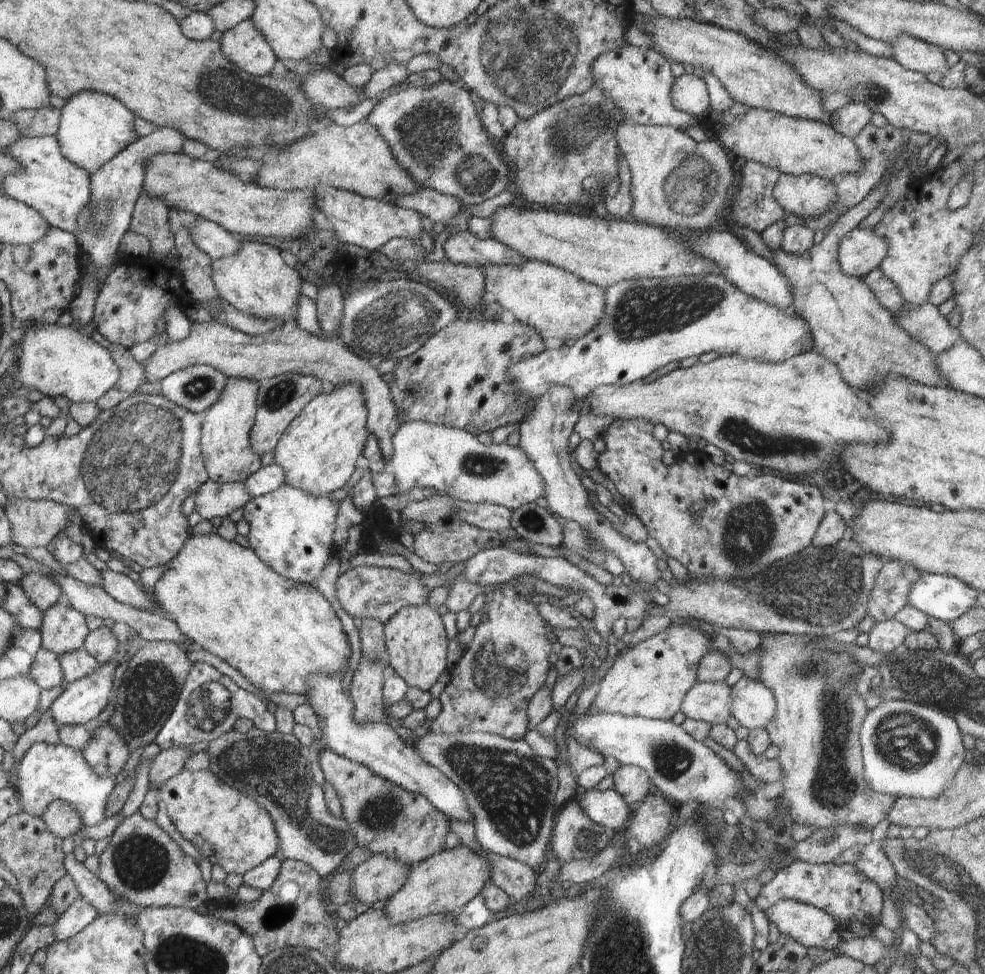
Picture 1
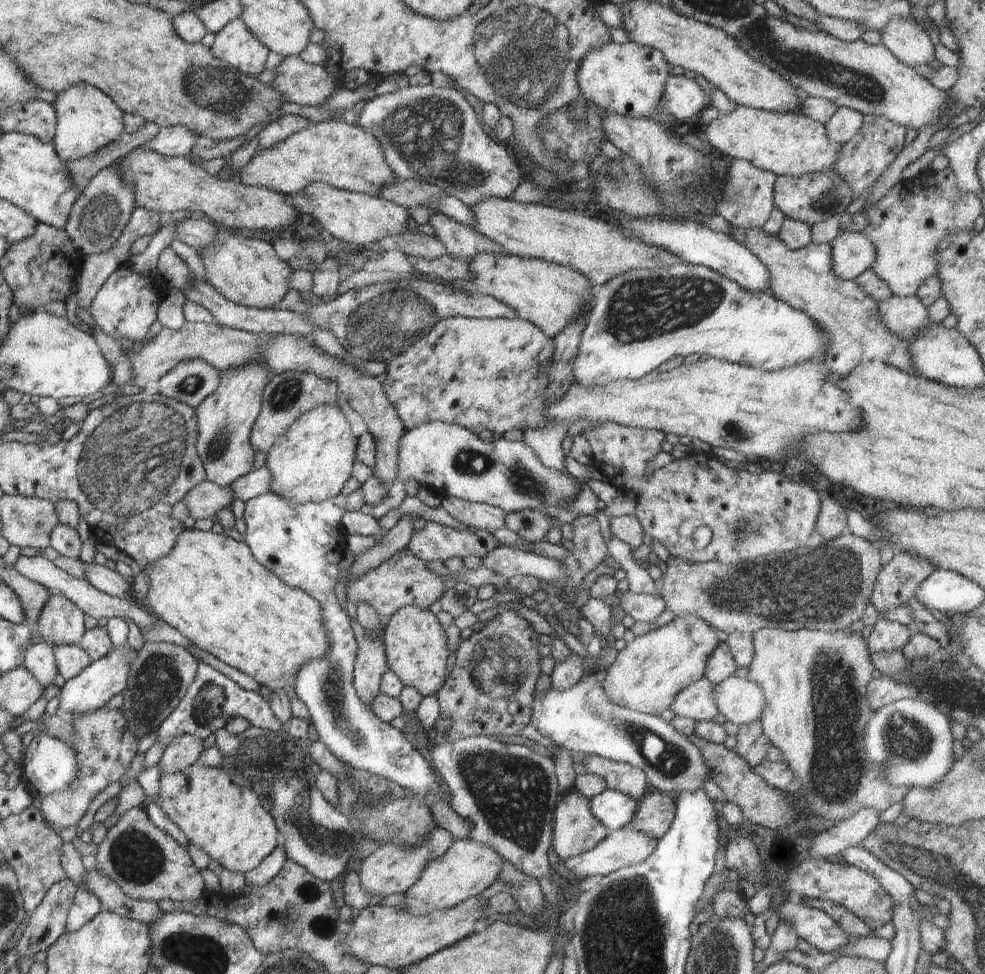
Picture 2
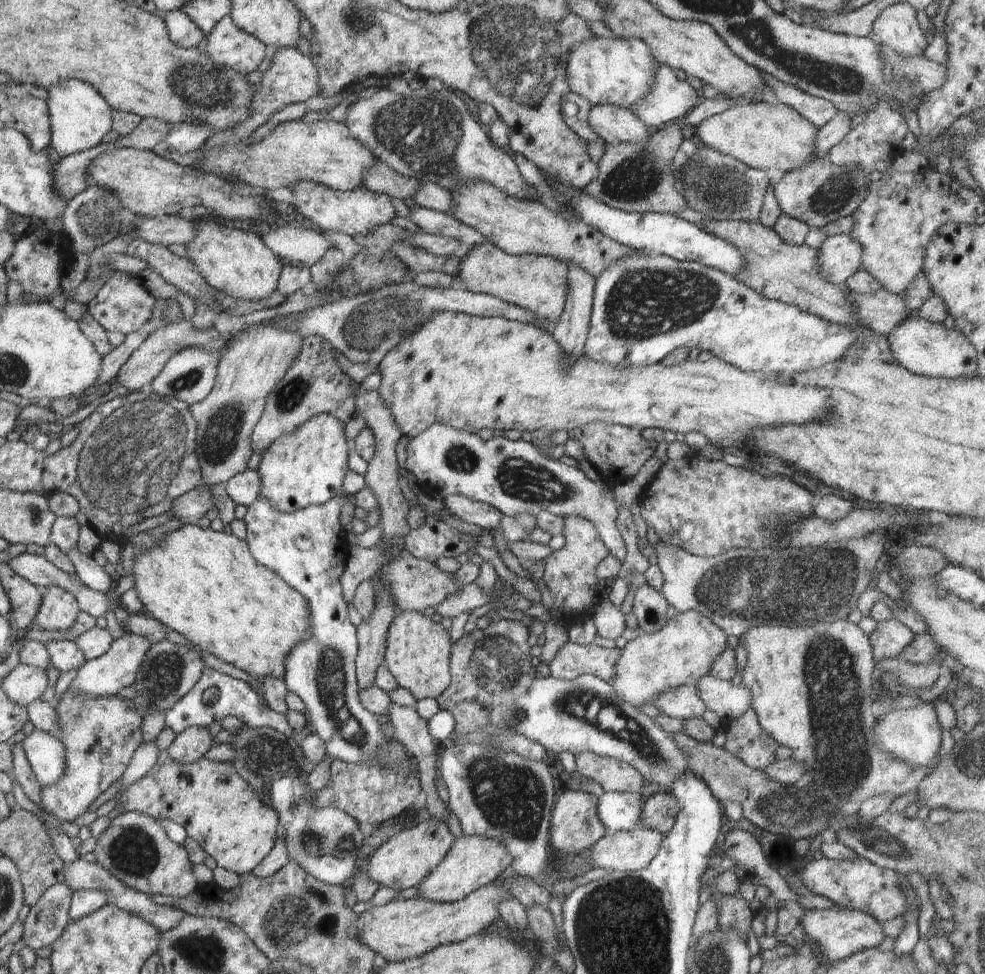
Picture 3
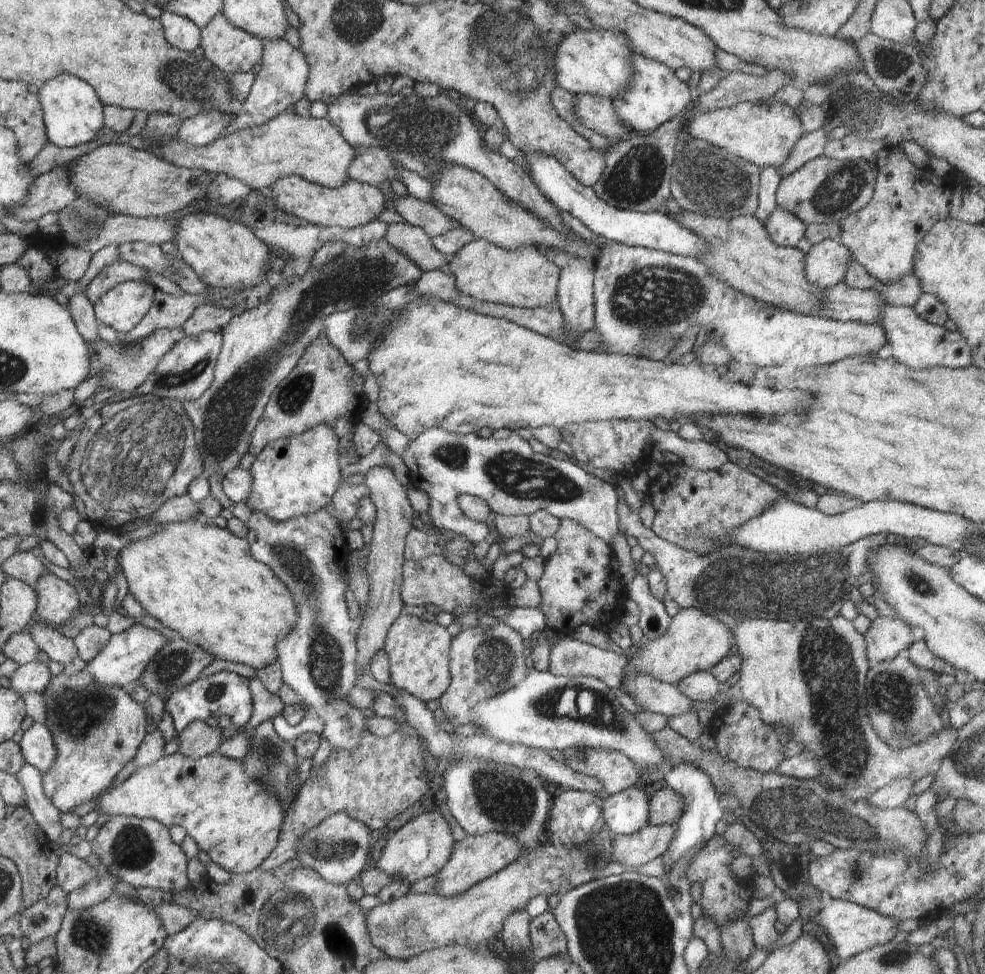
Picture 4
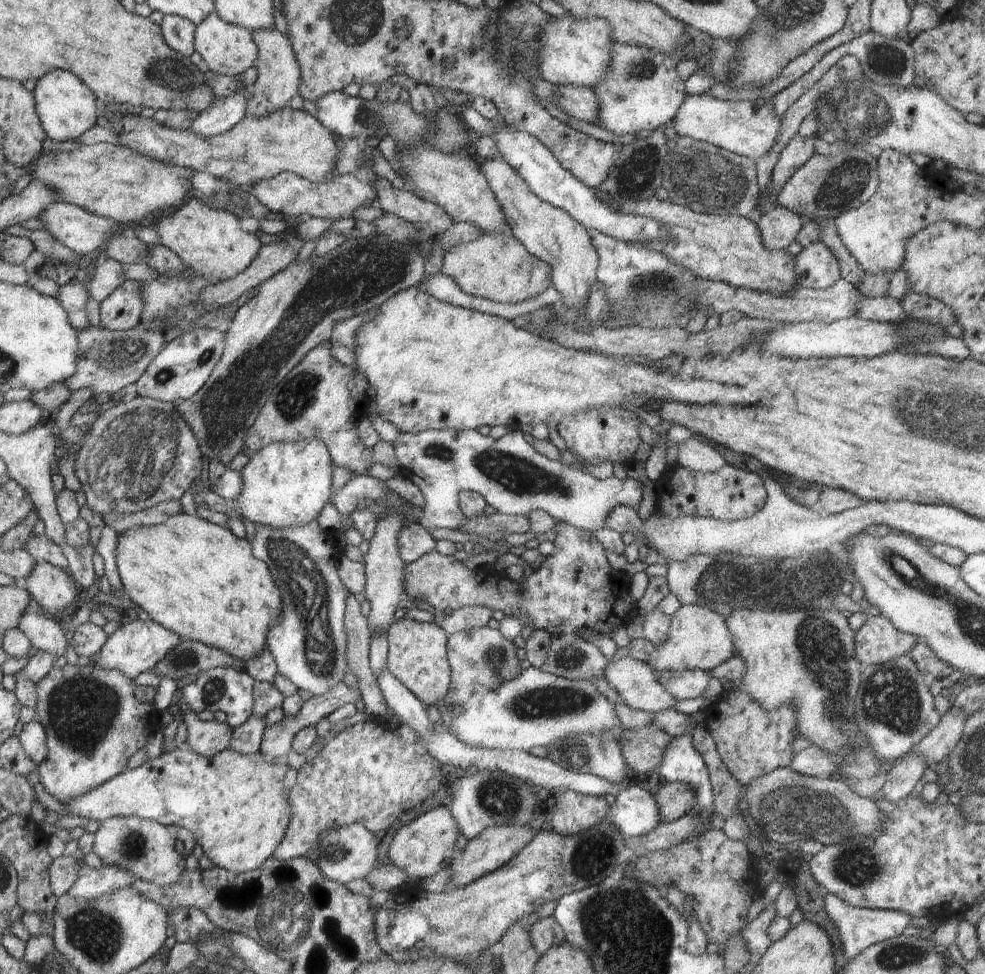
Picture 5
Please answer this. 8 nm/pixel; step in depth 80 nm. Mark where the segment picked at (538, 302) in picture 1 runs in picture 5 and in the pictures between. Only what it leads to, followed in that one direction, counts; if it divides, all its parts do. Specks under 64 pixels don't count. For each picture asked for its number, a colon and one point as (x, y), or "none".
2: (548, 295)
3: (535, 282)
4: (523, 277)
5: (499, 268)

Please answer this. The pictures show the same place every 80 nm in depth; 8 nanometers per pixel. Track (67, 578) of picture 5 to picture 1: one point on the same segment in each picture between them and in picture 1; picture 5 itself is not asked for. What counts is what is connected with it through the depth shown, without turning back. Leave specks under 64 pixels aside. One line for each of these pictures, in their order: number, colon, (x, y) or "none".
1: (63, 629)
2: (60, 622)
3: (58, 610)
4: (56, 598)

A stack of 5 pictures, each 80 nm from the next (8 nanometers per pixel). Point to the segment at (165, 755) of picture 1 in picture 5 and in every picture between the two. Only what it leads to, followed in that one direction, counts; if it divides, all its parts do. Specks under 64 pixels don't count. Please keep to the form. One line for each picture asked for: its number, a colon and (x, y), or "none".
2: (184, 751)
3: (192, 744)
4: (198, 739)
5: (207, 738)

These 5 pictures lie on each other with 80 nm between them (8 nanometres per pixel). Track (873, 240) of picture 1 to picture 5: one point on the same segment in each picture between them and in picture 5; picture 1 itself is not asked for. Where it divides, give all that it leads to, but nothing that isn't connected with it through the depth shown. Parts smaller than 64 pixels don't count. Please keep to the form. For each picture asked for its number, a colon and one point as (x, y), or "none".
2: (852, 253)
3: (839, 256)
4: (825, 264)
5: (815, 267)

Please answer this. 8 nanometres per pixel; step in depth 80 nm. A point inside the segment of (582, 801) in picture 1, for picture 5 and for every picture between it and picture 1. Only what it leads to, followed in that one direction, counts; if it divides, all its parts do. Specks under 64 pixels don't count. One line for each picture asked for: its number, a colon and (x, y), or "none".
2: (615, 810)
3: (618, 811)
4: (626, 812)
5: (636, 812)

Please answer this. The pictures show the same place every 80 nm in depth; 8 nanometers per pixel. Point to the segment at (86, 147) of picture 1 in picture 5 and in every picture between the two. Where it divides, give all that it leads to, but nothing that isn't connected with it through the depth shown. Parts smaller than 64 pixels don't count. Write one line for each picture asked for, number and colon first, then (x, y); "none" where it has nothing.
2: (87, 120)
3: (79, 118)
4: (73, 114)
5: (66, 108)

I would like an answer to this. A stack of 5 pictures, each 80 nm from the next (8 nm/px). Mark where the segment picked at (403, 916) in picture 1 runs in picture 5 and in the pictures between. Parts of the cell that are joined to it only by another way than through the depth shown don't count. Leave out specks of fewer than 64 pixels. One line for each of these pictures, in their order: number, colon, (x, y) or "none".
2: (468, 868)
3: (473, 861)
4: (473, 859)
5: (494, 847)

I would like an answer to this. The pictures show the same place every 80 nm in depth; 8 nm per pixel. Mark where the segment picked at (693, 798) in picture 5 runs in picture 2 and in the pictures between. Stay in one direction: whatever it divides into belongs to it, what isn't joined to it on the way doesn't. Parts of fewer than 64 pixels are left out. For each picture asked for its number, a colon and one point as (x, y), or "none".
2: (655, 814)
3: (660, 810)
4: (666, 806)

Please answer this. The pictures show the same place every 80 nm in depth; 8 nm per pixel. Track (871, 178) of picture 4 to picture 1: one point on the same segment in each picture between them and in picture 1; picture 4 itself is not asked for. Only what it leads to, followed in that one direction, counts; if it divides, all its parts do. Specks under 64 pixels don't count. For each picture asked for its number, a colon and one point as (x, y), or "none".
1: (808, 196)
2: (813, 197)
3: (818, 193)

